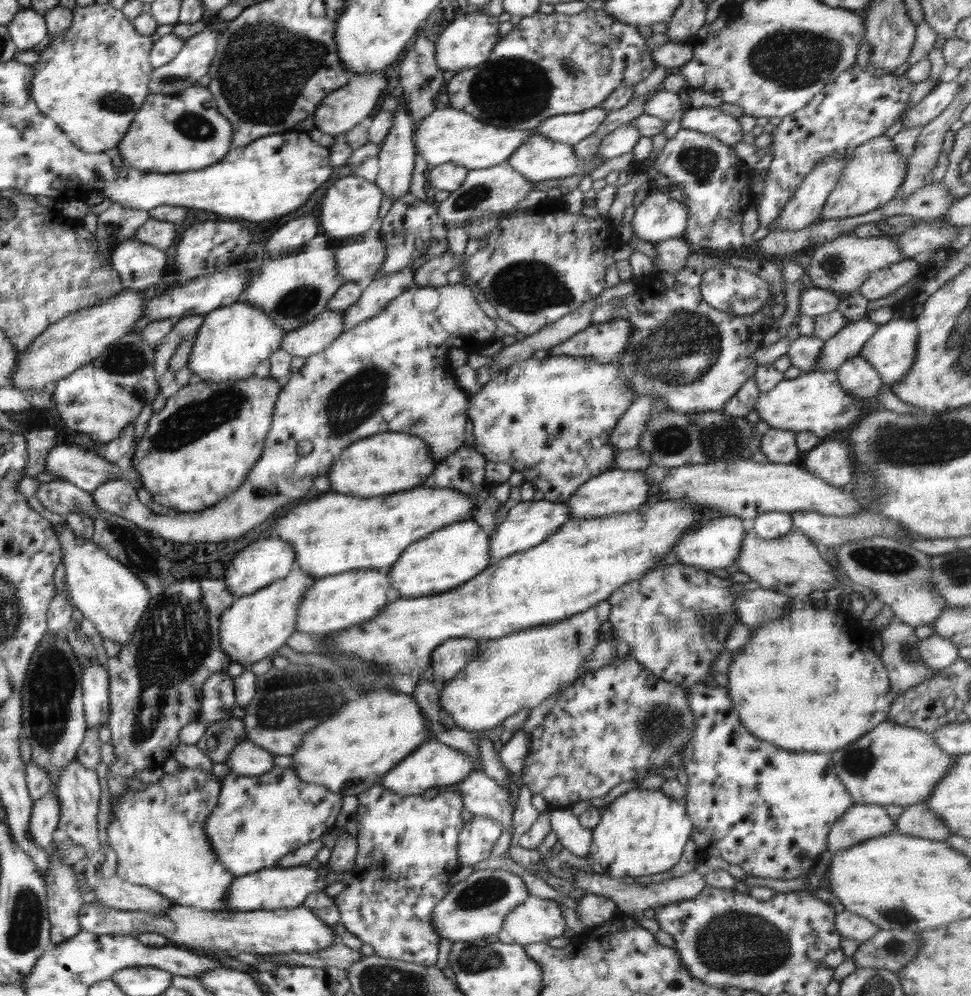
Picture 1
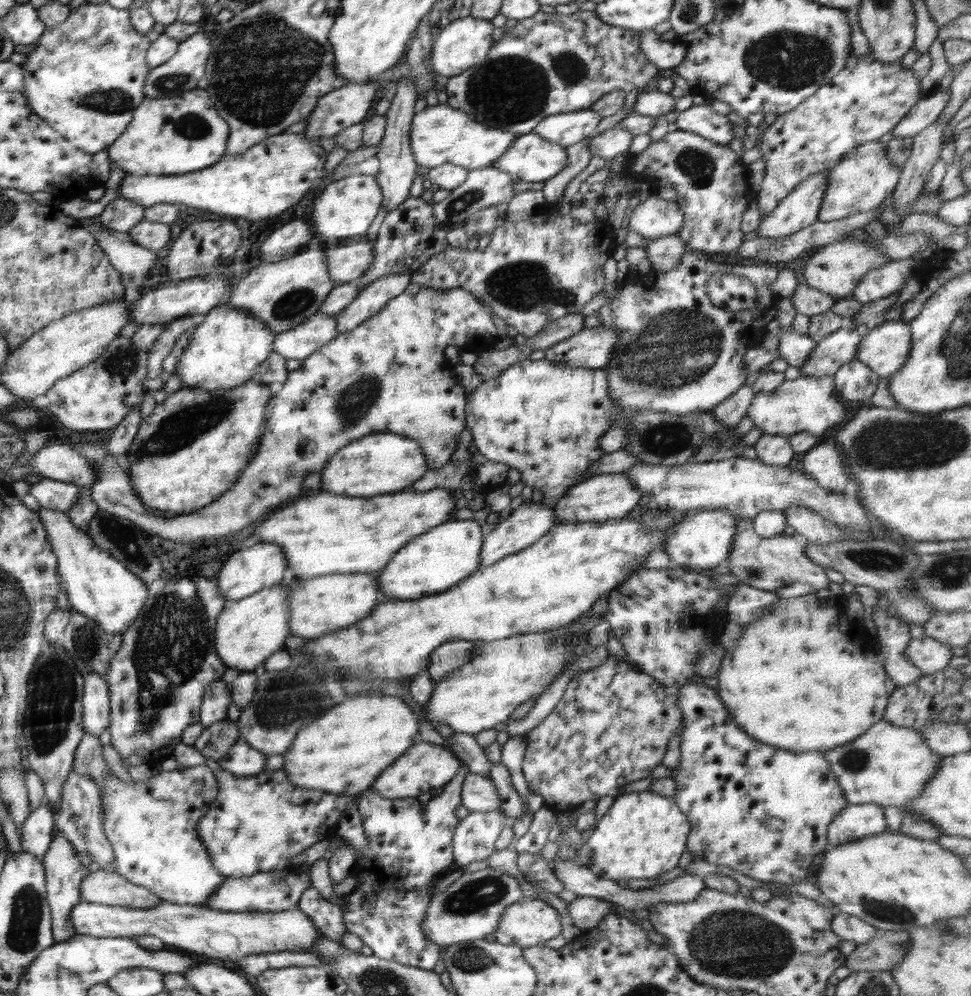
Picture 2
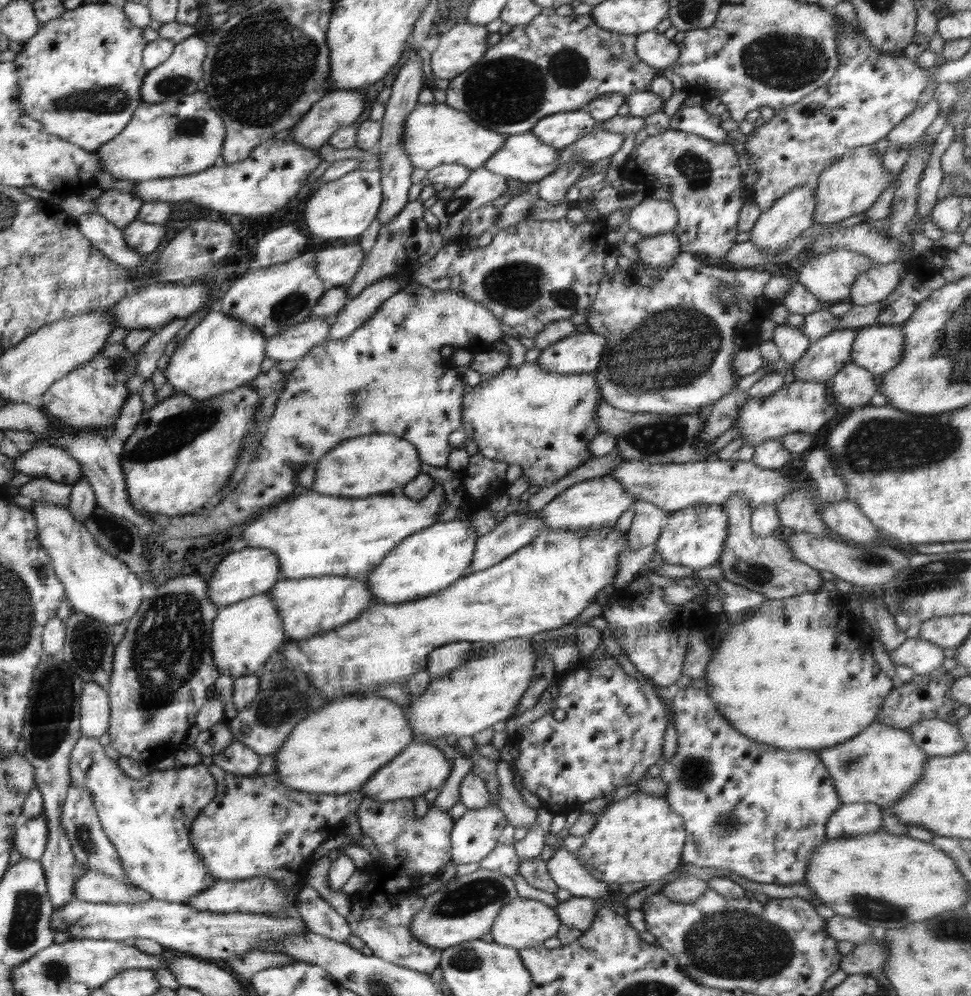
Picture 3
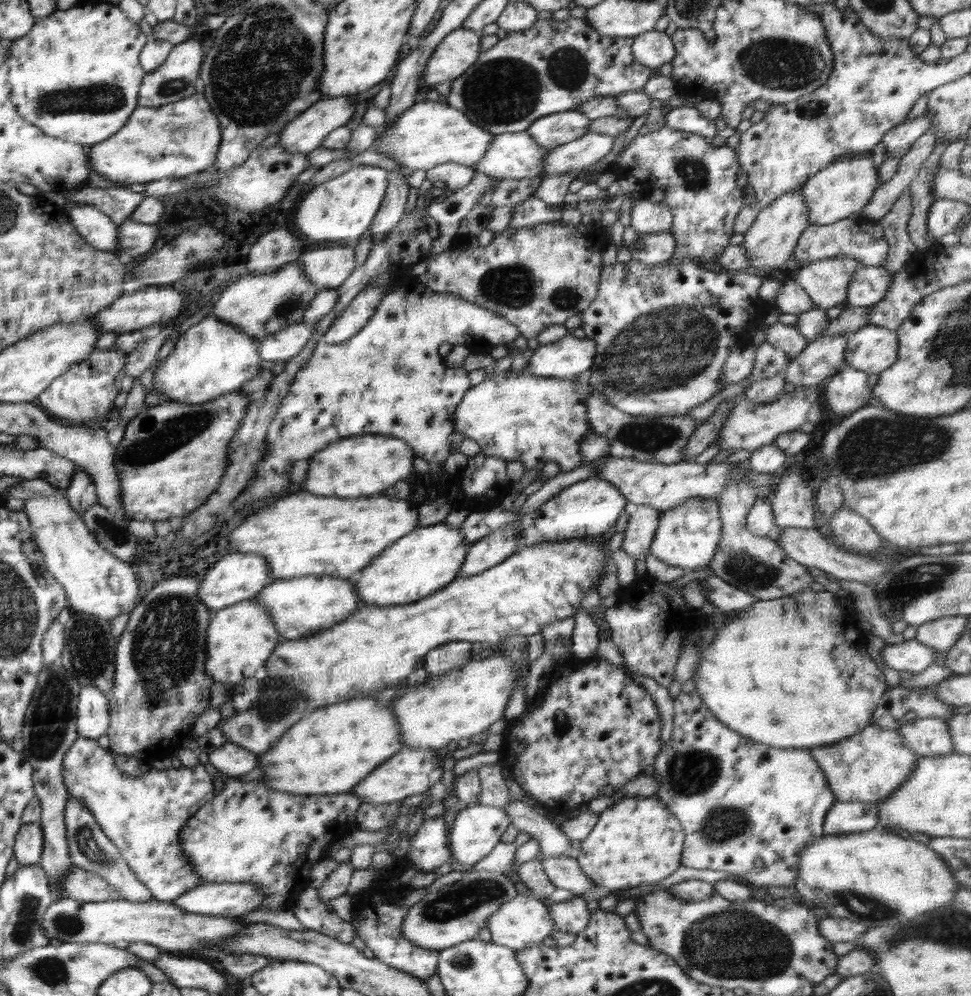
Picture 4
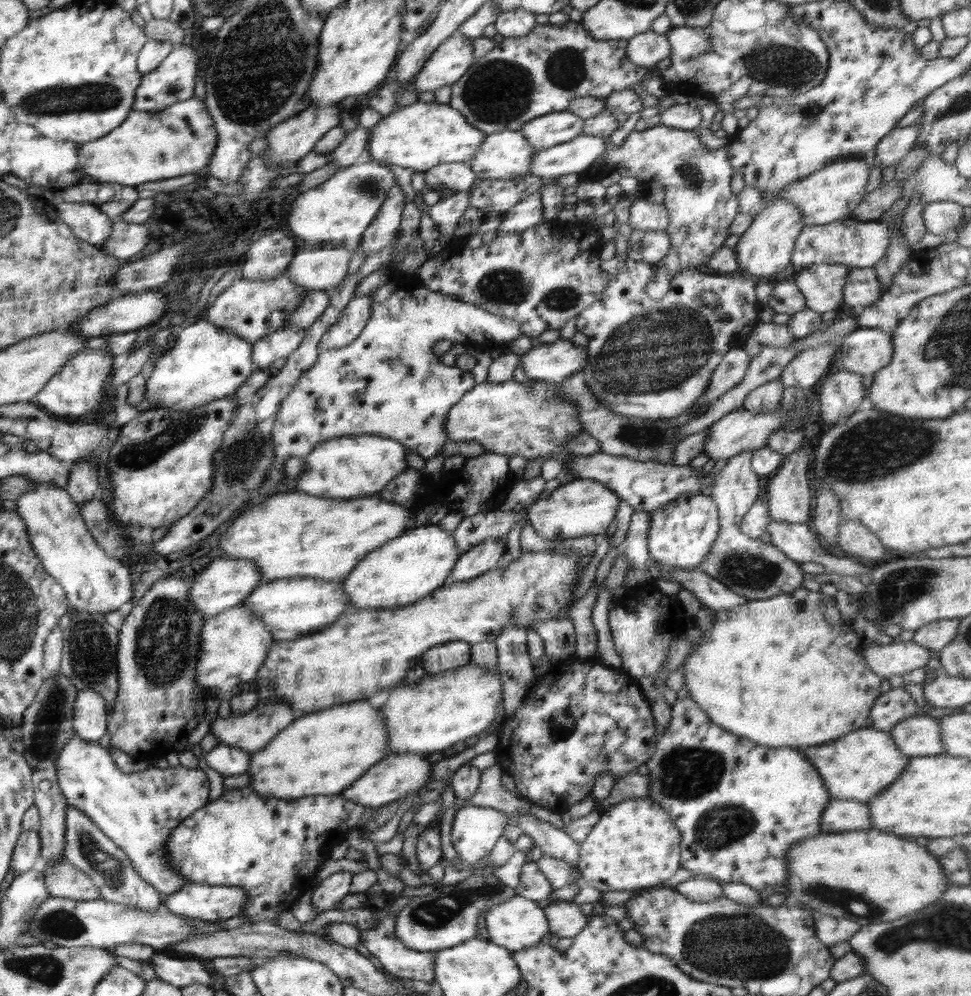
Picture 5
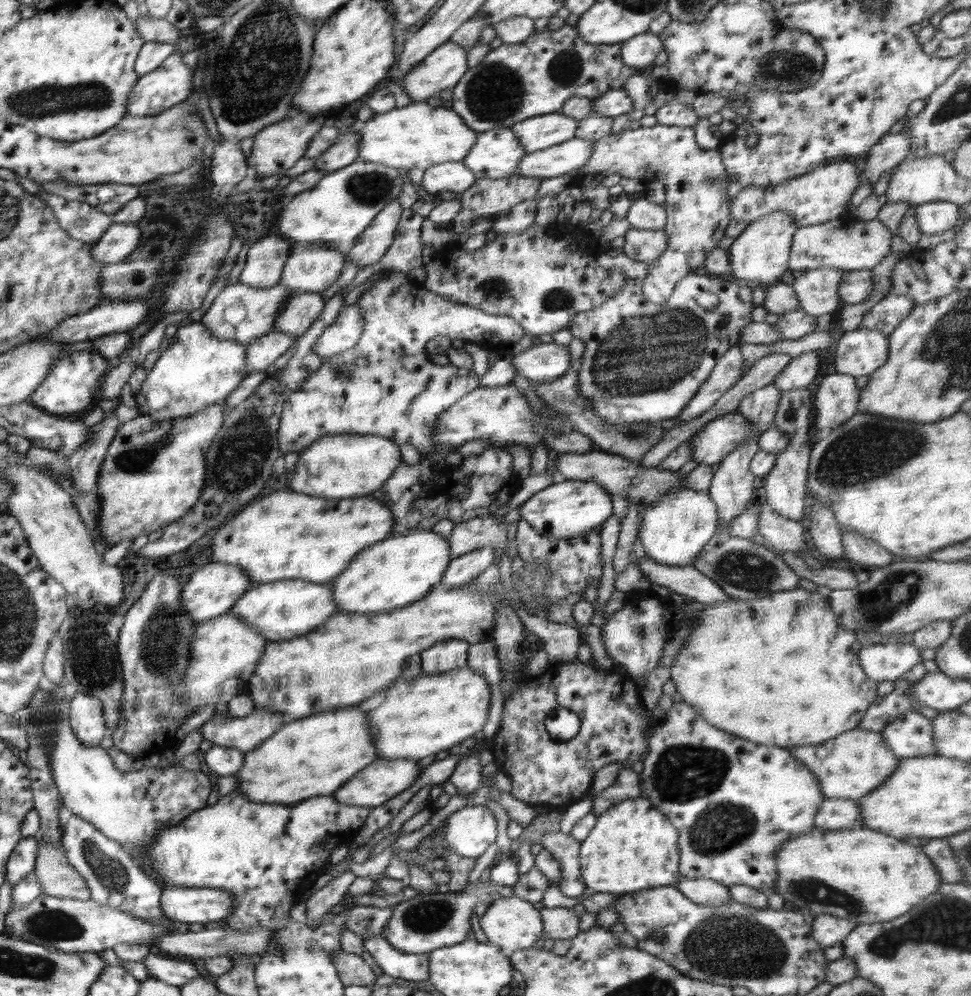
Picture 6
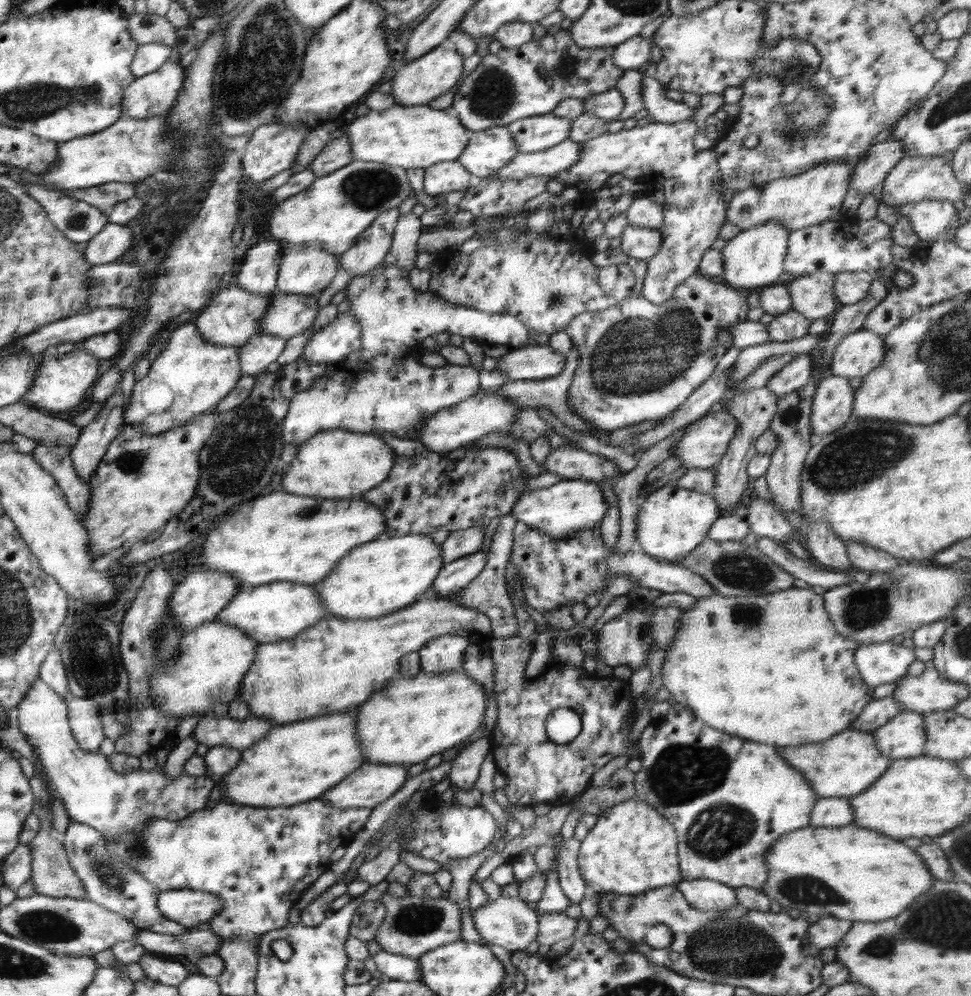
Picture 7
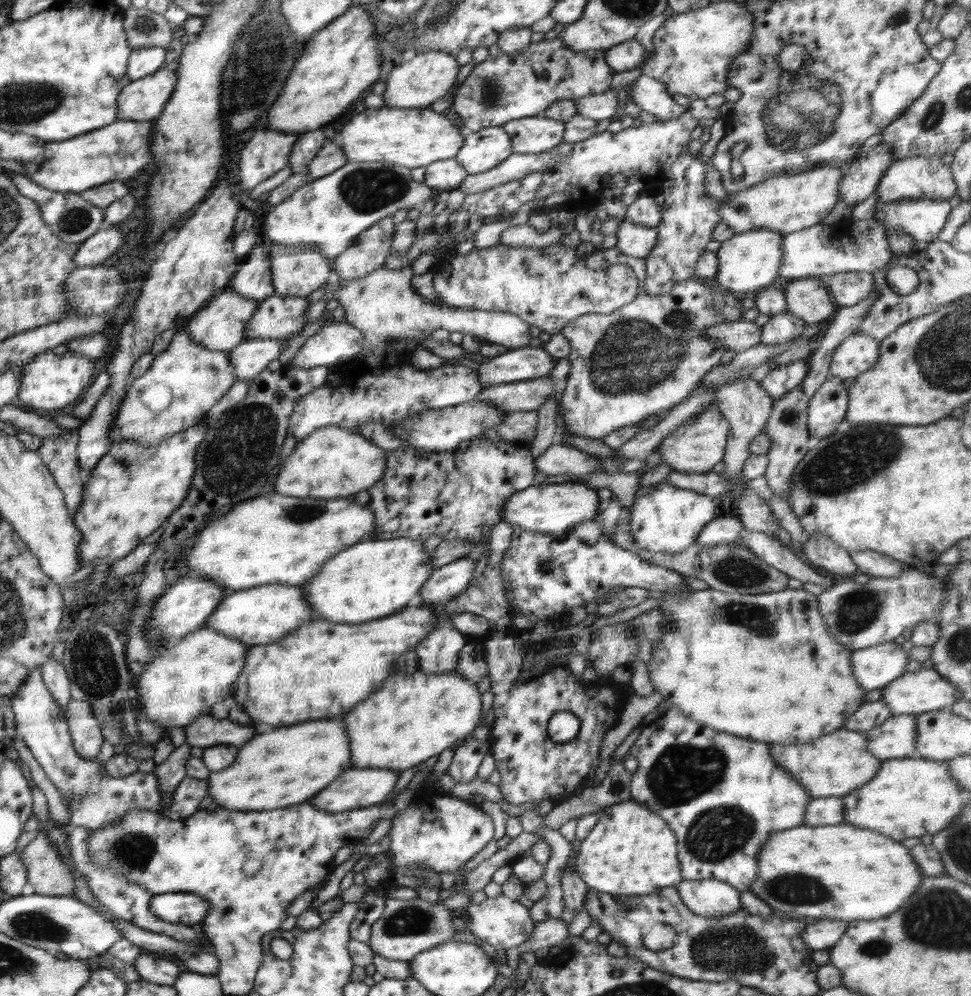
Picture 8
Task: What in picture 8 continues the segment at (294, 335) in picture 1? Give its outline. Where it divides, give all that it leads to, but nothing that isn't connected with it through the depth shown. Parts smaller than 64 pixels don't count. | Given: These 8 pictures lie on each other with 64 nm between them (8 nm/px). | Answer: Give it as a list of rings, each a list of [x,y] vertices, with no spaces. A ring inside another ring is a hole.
[[[244,339],[230,350],[230,363],[234,365],[236,380],[250,380],[268,364],[278,360],[282,350],[280,339]]]

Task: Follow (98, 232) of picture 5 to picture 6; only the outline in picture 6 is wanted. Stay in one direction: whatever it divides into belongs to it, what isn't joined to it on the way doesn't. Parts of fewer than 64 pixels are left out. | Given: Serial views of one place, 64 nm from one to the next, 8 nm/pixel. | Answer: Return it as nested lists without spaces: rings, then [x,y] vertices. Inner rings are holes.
[[[46,192],[37,196],[54,211],[60,227],[74,239],[94,245],[104,231],[108,230],[111,223],[109,215],[96,210],[90,204],[76,200],[66,201],[64,198]]]

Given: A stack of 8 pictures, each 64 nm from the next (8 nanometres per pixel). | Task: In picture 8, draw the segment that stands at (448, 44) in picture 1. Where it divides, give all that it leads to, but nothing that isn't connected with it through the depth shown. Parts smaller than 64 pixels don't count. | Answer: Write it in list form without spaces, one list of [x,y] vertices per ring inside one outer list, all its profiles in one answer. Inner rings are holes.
[[[434,51],[417,54],[412,60],[396,66],[389,73],[383,94],[384,106],[400,108],[431,106],[455,84],[458,71],[459,63],[452,54]]]

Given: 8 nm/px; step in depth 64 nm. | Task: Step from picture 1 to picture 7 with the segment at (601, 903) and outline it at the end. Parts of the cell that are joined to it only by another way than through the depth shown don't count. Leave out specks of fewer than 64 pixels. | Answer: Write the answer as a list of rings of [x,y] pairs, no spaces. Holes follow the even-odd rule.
[[[564,911],[546,912],[539,916],[538,935],[534,941],[551,947],[558,941],[572,937],[576,928],[577,920],[568,918]]]

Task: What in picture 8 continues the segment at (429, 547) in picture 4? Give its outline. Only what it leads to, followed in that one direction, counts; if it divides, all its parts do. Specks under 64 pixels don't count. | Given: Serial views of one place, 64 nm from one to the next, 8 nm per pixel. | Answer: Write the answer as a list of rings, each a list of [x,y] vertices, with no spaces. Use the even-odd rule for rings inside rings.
[[[412,538],[365,540],[344,548],[342,552],[326,560],[320,571],[316,572],[316,576],[310,578],[302,587],[314,611],[311,615],[314,619],[328,619],[338,623],[361,623],[387,617],[414,603],[420,588],[428,582],[433,571],[430,565],[430,554],[426,553],[424,543],[420,540]]]

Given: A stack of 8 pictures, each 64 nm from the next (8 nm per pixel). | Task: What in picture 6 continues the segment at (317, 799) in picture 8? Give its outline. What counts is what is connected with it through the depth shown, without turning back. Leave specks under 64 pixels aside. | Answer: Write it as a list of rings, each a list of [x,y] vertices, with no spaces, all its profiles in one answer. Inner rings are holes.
[[[378,757],[368,767],[362,768],[360,772],[356,772],[342,788],[338,788],[336,792],[333,792],[332,797],[336,801],[346,805],[369,807],[372,809],[388,802],[388,800],[394,798],[397,794],[404,792],[406,788],[410,788],[422,771],[418,767],[418,761],[416,759],[400,757],[387,759]]]

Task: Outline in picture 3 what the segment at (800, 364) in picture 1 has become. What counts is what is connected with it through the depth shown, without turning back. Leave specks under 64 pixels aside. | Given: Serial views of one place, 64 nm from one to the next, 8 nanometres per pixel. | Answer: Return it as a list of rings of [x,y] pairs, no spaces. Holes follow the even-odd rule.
[[[788,324],[776,326],[772,341],[778,346],[782,360],[790,364],[800,360],[811,344],[810,339],[800,329]]]

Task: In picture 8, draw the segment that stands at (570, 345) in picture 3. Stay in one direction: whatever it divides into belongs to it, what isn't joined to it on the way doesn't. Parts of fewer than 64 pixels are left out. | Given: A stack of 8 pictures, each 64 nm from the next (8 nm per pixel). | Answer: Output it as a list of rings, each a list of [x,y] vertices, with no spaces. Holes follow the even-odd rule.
[[[520,347],[509,349],[504,354],[488,358],[476,369],[480,385],[509,383],[548,377],[556,368],[558,359],[542,347]]]

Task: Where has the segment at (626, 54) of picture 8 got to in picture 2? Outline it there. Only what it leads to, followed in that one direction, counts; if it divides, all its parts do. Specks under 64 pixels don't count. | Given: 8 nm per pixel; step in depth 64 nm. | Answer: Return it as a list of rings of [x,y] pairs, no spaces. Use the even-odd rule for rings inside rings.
[[[644,29],[639,35],[642,53],[659,70],[669,73],[686,59],[684,46],[676,41],[663,40],[653,29]]]

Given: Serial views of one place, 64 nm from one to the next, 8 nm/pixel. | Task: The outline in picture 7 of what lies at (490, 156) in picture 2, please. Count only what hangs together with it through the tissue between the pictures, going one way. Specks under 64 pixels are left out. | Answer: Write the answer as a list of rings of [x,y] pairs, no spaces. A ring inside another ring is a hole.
[[[400,105],[382,112],[369,110],[366,116],[356,118],[350,124],[347,133],[350,139],[352,158],[366,162],[382,162],[400,168],[426,168],[442,161],[458,159],[466,150],[473,131],[466,128],[458,118],[457,112],[451,106],[444,110],[436,110],[426,105]]]

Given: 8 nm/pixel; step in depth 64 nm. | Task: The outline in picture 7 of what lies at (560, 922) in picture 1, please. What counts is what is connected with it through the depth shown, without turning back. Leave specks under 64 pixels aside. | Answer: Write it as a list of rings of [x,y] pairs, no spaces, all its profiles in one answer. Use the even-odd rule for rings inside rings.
[[[500,896],[497,900],[486,902],[473,914],[473,923],[489,945],[503,947],[509,953],[525,950],[538,935],[539,915],[530,906],[518,898],[505,898]]]

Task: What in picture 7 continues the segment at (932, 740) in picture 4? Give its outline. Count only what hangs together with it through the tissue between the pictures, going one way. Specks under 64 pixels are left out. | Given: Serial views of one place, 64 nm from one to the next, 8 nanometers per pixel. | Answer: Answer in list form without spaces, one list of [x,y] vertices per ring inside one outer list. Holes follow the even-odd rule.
[[[902,711],[872,732],[874,744],[880,753],[893,759],[924,755],[926,729],[922,713]]]

